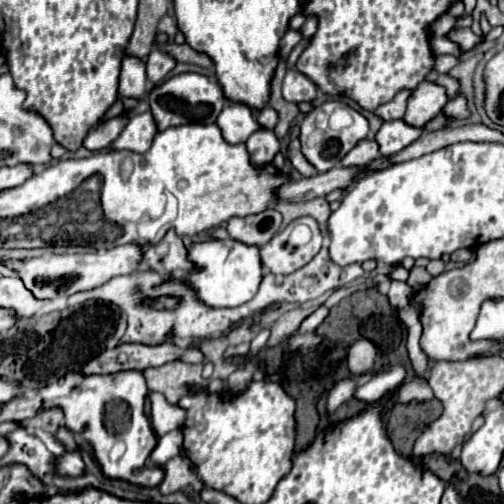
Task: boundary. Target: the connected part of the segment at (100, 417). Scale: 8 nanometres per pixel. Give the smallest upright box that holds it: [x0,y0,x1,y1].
[39,367,164,487]

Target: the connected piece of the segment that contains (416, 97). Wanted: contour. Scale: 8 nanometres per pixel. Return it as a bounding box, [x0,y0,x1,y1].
[404,81,446,127]

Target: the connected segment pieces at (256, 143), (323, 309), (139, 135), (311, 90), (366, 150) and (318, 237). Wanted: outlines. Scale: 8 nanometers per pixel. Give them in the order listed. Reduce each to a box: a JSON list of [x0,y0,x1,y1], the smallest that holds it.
[[246,127,280,165],[296,305,328,335],[112,111,158,153],[282,69,316,103],[342,139,380,167],[260,217,324,275]]

